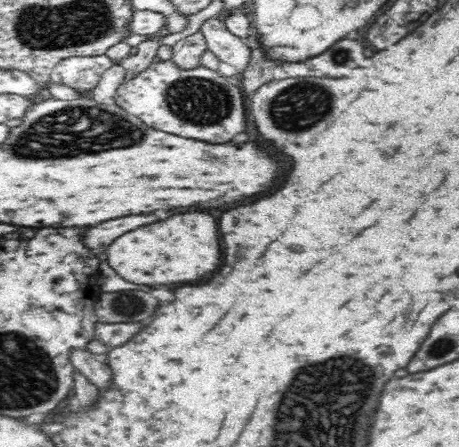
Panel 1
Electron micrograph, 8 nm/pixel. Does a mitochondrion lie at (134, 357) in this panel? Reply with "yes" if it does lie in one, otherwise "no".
no

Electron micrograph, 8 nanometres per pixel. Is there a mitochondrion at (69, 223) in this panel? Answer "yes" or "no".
no

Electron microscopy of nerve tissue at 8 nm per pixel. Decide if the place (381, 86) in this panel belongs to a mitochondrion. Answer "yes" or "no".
no

